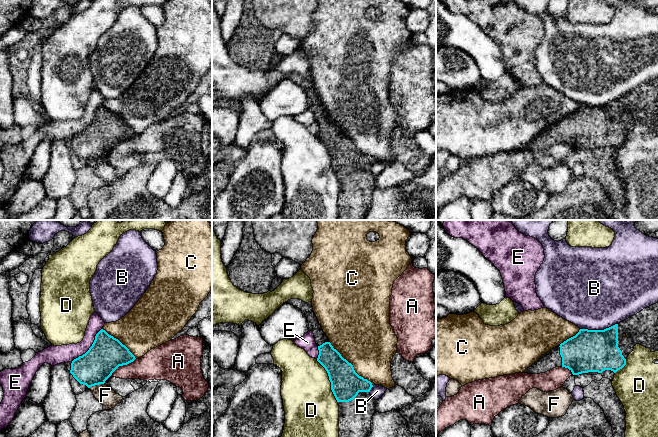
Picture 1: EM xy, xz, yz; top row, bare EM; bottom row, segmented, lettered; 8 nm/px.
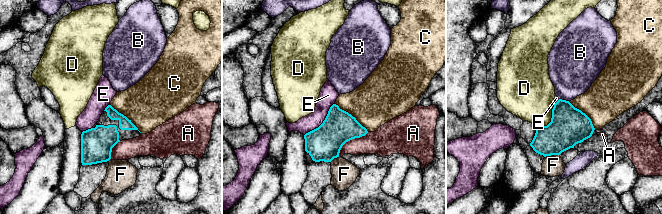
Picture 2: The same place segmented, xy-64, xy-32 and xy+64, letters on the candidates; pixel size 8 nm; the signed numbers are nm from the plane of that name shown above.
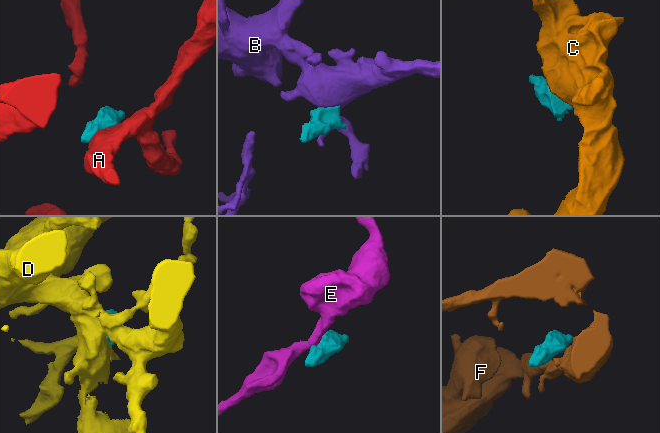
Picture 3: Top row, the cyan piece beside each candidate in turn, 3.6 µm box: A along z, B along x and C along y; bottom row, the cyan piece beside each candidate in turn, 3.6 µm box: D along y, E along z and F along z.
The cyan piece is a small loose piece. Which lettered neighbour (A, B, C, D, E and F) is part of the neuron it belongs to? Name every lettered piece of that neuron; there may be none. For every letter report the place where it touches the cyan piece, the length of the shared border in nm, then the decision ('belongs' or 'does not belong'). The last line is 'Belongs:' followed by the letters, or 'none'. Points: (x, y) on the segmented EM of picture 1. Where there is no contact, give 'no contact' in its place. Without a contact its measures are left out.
A: contact xy (122, 365); length 240 nm; does not belong
B: contact yz (598, 330); length 300 nm; does not belong
C: contact xz (350, 363); length 480 nm; does not belong
D: contact xz (330, 381); length 400 nm; does not belong
E: contact xy (90, 347); length 360 nm; does not belong
F: contact xy (96, 384); length 130 nm; does not belong
Belongs: none

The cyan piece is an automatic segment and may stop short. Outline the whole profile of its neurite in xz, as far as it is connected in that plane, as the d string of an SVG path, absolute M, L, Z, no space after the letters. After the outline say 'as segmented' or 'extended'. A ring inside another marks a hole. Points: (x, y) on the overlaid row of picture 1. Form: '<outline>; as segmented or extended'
M290 299L287 303L302 311L309 323L309 330L314 334L319 350L317 361L327 371L331 382L331 390L339 405L339 437L367 437L371 430L372 416L376 412L376 400L370 395L370 390L373 387L372 383L359 376L353 365L333 348L318 322L312 302L305 303L299 299Z; extended

